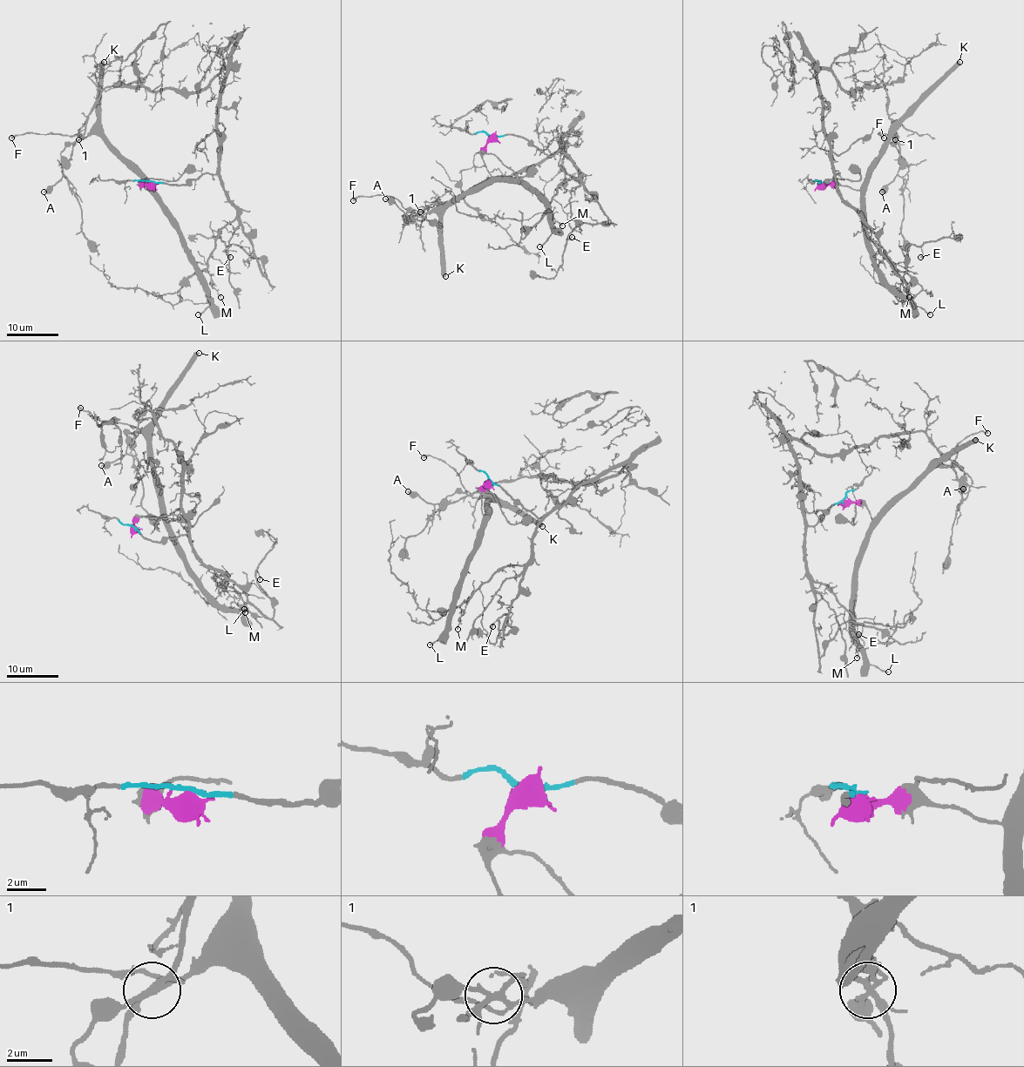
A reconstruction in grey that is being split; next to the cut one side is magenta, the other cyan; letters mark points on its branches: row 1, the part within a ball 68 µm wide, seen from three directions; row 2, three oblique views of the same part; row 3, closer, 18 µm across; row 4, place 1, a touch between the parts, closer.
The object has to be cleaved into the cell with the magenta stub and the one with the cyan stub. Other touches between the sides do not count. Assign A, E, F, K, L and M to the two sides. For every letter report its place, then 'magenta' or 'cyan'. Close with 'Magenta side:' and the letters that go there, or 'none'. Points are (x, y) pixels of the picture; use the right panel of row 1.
A: (882, 192) | magenta
E: (920, 257) | cyan
F: (884, 138) | magenta
K: (959, 62) | magenta
L: (930, 314) | magenta
M: (909, 297) | cyan
Magenta side: A, F, K, L

